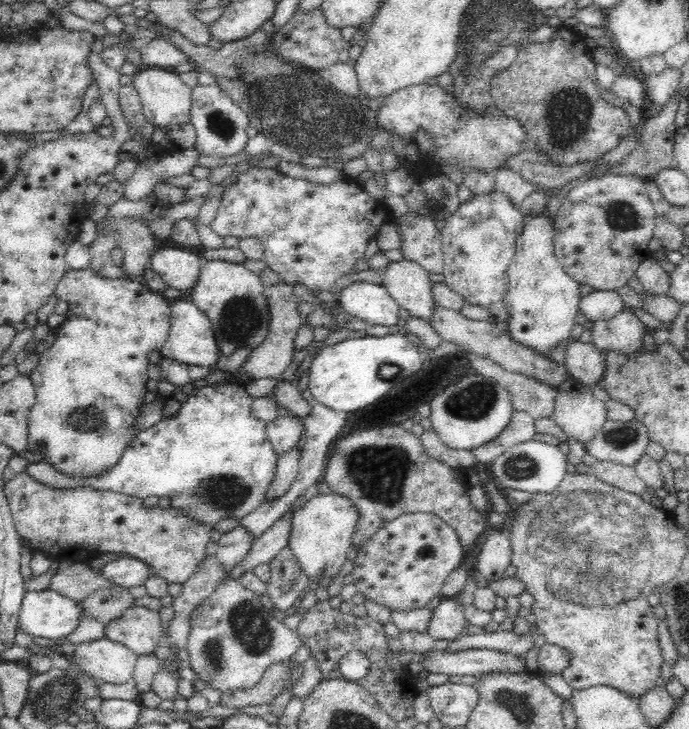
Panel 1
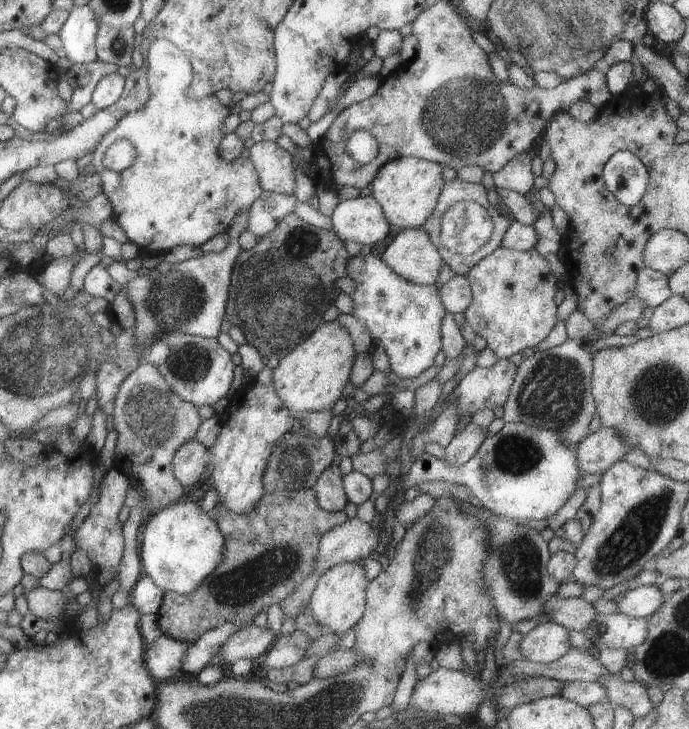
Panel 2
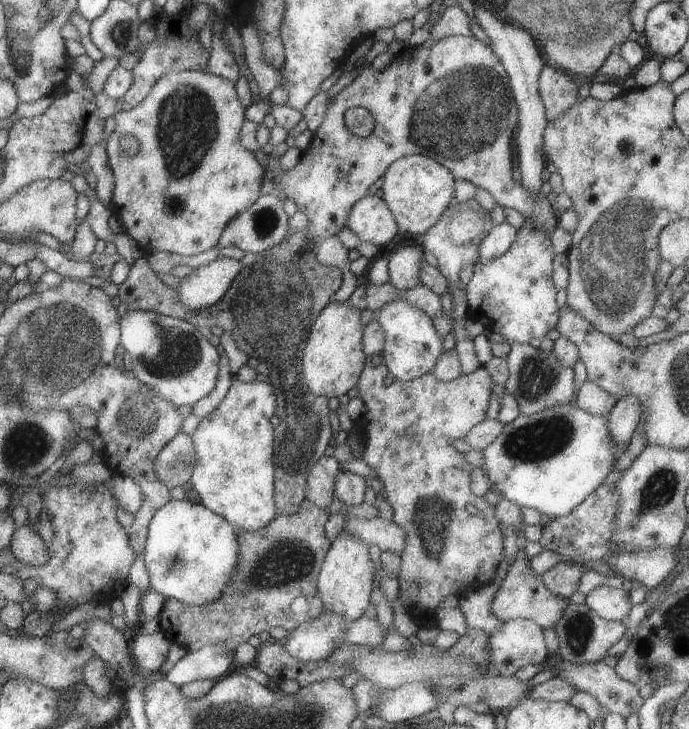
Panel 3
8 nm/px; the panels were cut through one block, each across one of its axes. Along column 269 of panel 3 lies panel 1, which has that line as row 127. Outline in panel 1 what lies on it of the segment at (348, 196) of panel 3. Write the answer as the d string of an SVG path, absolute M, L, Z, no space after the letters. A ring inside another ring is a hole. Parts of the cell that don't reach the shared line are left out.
M158 66L143 67L133 76L133 87L138 91L144 117L148 122L160 128L191 122L191 89L181 80L178 73L172 73Z

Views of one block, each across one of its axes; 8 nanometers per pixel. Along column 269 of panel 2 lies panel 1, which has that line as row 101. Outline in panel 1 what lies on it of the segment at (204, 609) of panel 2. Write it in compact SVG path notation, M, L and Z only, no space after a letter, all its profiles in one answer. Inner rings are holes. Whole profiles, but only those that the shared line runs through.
M554 21L553 27L553 34L548 40L522 47L508 68L492 76L490 94L496 109L509 118L516 118L534 145L551 157L552 163L571 165L597 161L630 134L631 122L622 108L614 107L602 98L596 78L596 63L586 45L586 36L560 22Z

